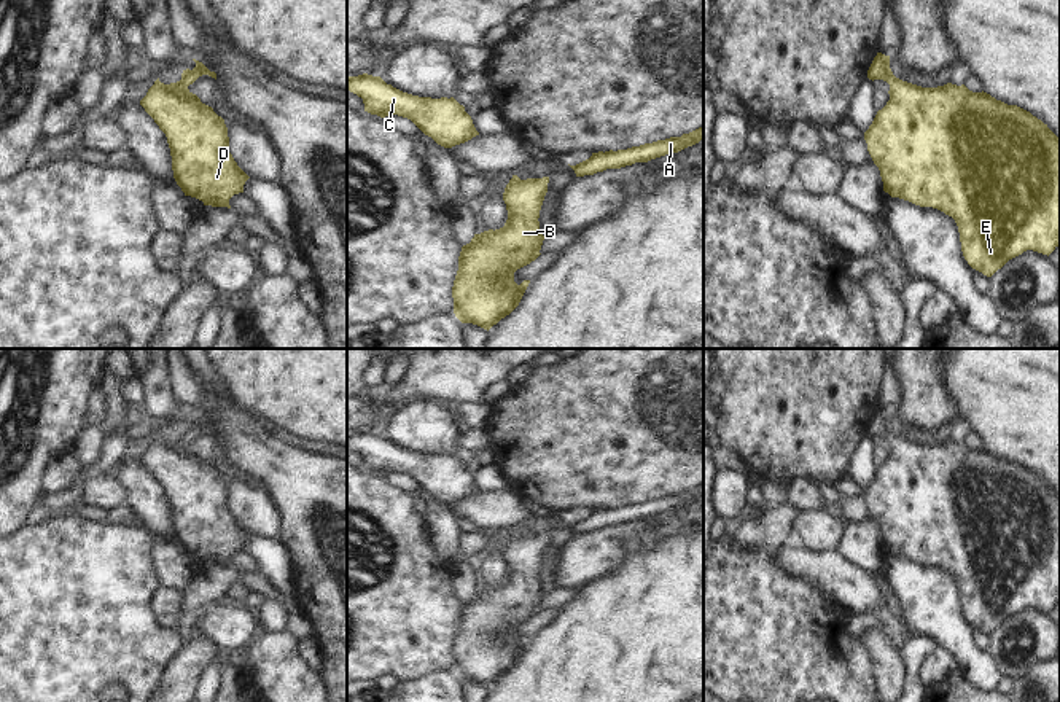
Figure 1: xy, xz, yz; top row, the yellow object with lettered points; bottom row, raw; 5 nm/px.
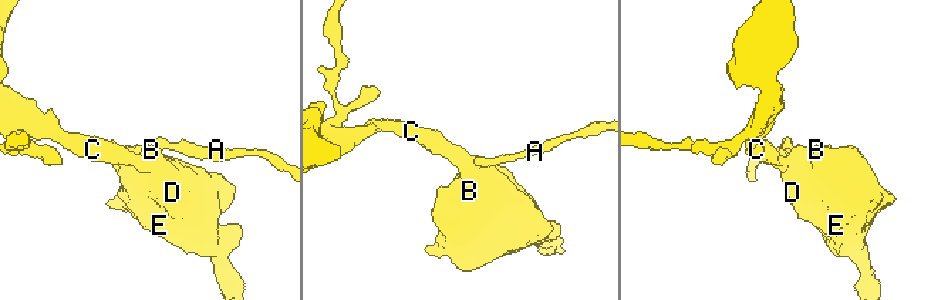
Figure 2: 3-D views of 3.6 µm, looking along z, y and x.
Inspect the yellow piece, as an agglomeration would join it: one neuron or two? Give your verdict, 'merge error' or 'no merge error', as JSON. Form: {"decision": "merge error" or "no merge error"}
{"decision": "no merge error"}

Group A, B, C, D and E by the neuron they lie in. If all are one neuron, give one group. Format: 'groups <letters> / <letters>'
groups A B C D E

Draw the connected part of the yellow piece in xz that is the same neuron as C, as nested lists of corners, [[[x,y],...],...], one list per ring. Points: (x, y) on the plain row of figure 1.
[[[368,430],[347,433],[347,447],[363,455],[364,468],[380,474],[398,471],[411,476],[438,501],[452,505],[479,492],[471,473],[454,454],[419,454]]]

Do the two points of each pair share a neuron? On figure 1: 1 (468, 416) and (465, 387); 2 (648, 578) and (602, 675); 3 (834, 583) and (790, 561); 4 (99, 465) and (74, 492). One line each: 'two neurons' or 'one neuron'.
1: two neurons
2: one neuron
3: one neuron
4: one neuron

